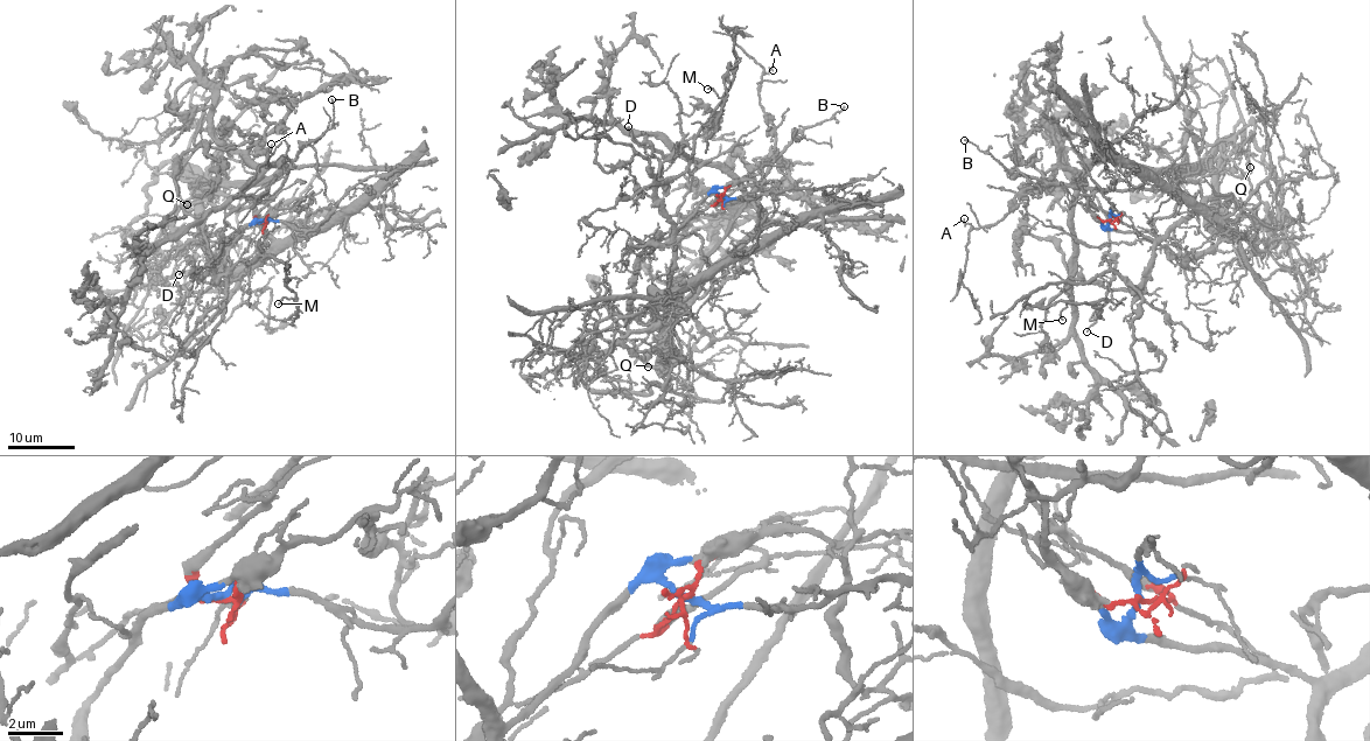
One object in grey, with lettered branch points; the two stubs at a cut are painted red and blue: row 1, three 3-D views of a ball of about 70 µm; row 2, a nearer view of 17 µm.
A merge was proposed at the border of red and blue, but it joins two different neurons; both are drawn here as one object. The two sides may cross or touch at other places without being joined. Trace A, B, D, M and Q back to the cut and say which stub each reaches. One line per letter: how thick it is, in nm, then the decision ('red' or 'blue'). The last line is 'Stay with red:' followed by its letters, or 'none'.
A: 130 nm | blue
B: 100 nm | blue
D: 100 nm | blue
M: 120 nm | blue
Q: 240 nm | blue
Stay with red: none

